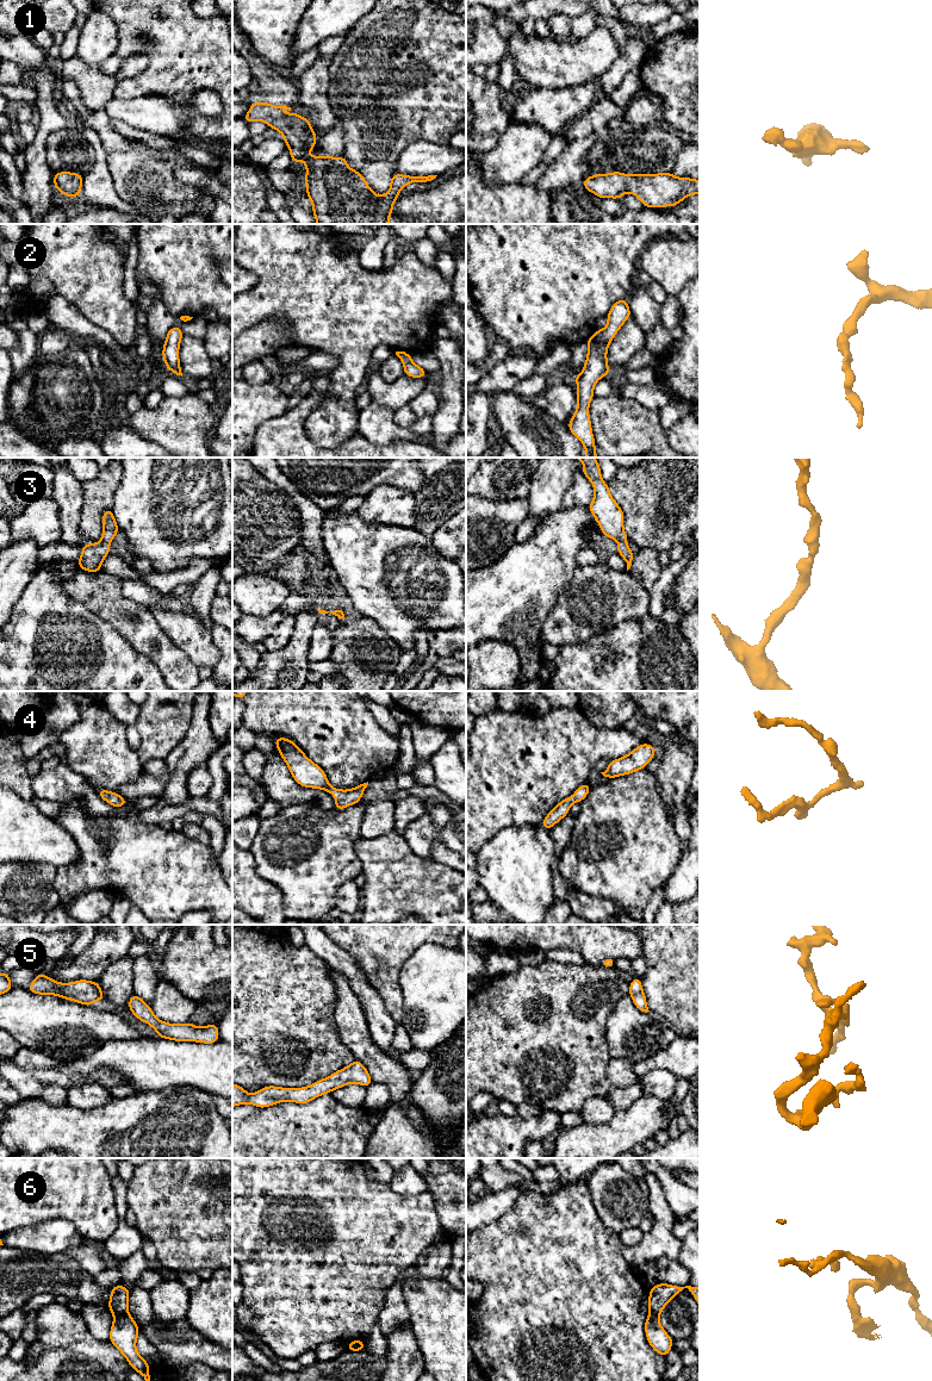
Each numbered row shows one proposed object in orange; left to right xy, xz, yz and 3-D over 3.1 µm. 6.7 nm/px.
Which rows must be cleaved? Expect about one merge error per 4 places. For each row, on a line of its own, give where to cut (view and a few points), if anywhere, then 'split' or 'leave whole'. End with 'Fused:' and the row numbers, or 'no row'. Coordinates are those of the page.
1: no cut; leave whole
2: no cut; leave whole
3: no cut; leave whole
4: no cut; leave whole
5: no cut; leave whole
6: cut in xy along (126, 1312), (115, 1317); split
Fused: 6

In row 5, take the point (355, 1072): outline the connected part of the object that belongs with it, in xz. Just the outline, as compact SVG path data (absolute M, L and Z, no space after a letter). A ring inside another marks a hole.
M354 1060L348 1066L335 1071L327 1078L316 1081L311 1085L304 1088L281 1088L268 1085L254 1094L247 1094L243 1087L232 1083L232 1107L244 1103L251 1103L259 1108L273 1106L278 1102L297 1102L300 1105L307 1103L311 1100L331 1093L333 1090L344 1087L349 1083L358 1083L368 1087L372 1078L367 1069L361 1062Z

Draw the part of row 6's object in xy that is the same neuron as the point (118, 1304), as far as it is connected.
M120 1283L111 1289L111 1298L107 1304L111 1313L116 1317L128 1313L130 1290Z

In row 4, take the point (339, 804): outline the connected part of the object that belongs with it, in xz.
M275 738L273 741L293 779L304 788L322 789L334 795L336 798L334 809L346 809L348 805L358 804L361 800L368 782L349 790L333 788L328 783L325 772L311 761L293 741L286 738Z

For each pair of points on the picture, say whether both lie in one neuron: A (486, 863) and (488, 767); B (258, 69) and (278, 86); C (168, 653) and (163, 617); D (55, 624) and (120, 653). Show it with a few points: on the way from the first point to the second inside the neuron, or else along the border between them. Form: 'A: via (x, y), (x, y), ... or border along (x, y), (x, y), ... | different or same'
A: border along (510, 827), (499, 829), (478, 851) | different
B: via (262, 74), (273, 85) | same
C: border along (150, 610), (162, 632), (186, 653) | different
D: via (72, 641), (85, 653), (104, 653) | same

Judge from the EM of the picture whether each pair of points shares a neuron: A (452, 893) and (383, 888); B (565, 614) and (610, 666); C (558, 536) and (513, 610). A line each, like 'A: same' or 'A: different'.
A: same
B: different
C: same

